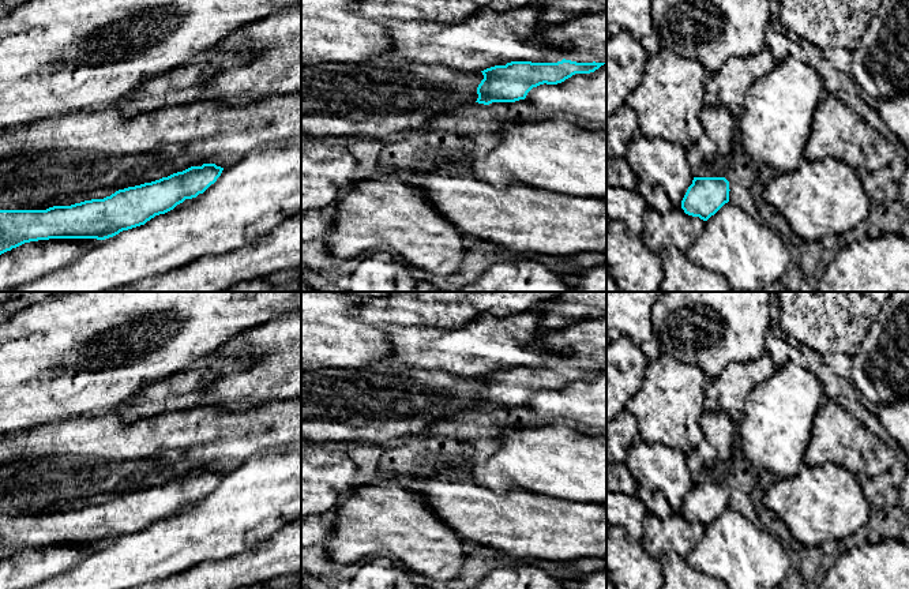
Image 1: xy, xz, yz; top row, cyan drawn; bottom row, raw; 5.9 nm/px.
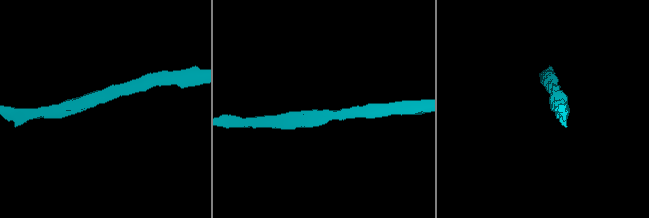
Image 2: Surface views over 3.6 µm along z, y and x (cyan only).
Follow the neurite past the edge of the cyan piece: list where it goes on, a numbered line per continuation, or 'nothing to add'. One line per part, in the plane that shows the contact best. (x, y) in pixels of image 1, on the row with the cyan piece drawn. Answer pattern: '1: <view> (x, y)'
nothing to add

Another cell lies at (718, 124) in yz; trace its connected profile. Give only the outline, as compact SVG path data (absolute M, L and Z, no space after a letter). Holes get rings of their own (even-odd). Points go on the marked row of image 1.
M705 106L699 113L705 135L687 149L695 177L724 177L737 140L737 124L729 109Z

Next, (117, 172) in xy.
M301 93L273 94L244 106L225 106L214 100L166 106L123 119L112 105L95 112L74 112L0 134L0 210L46 210L91 199L119 190L151 183L198 164L232 166L251 150L301 132Z

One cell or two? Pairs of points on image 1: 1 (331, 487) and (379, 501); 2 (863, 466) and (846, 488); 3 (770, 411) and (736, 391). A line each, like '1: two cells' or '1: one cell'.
1: two cells
2: two cells
3: two cells

